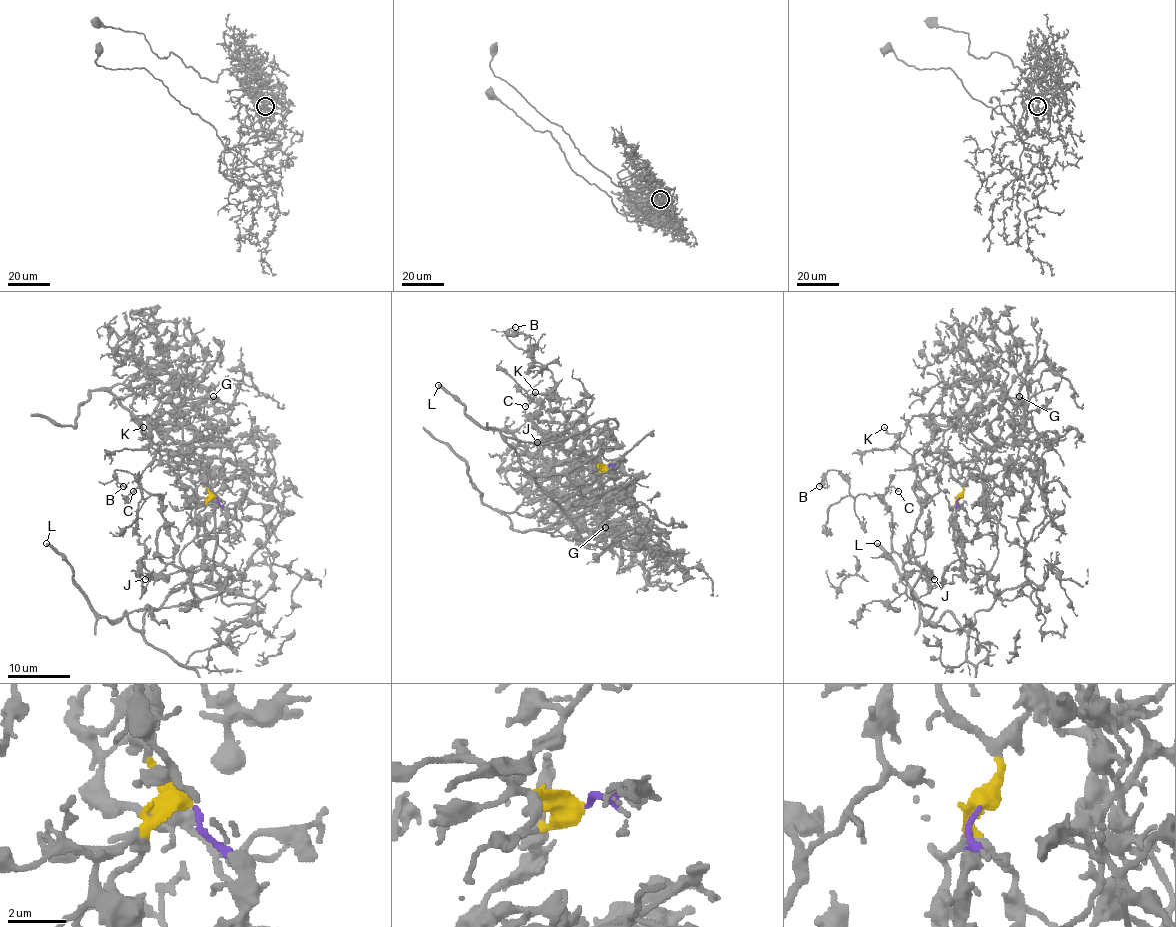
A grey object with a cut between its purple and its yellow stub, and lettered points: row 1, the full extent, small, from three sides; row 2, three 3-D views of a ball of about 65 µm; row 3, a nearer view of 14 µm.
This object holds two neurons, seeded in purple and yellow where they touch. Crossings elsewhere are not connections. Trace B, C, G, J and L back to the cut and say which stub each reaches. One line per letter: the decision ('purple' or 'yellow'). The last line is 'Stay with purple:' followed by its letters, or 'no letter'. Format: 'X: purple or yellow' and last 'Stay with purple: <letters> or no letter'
B: purple
C: purple
G: yellow
J: purple
L: purple
Stay with purple: B, C, J, L

